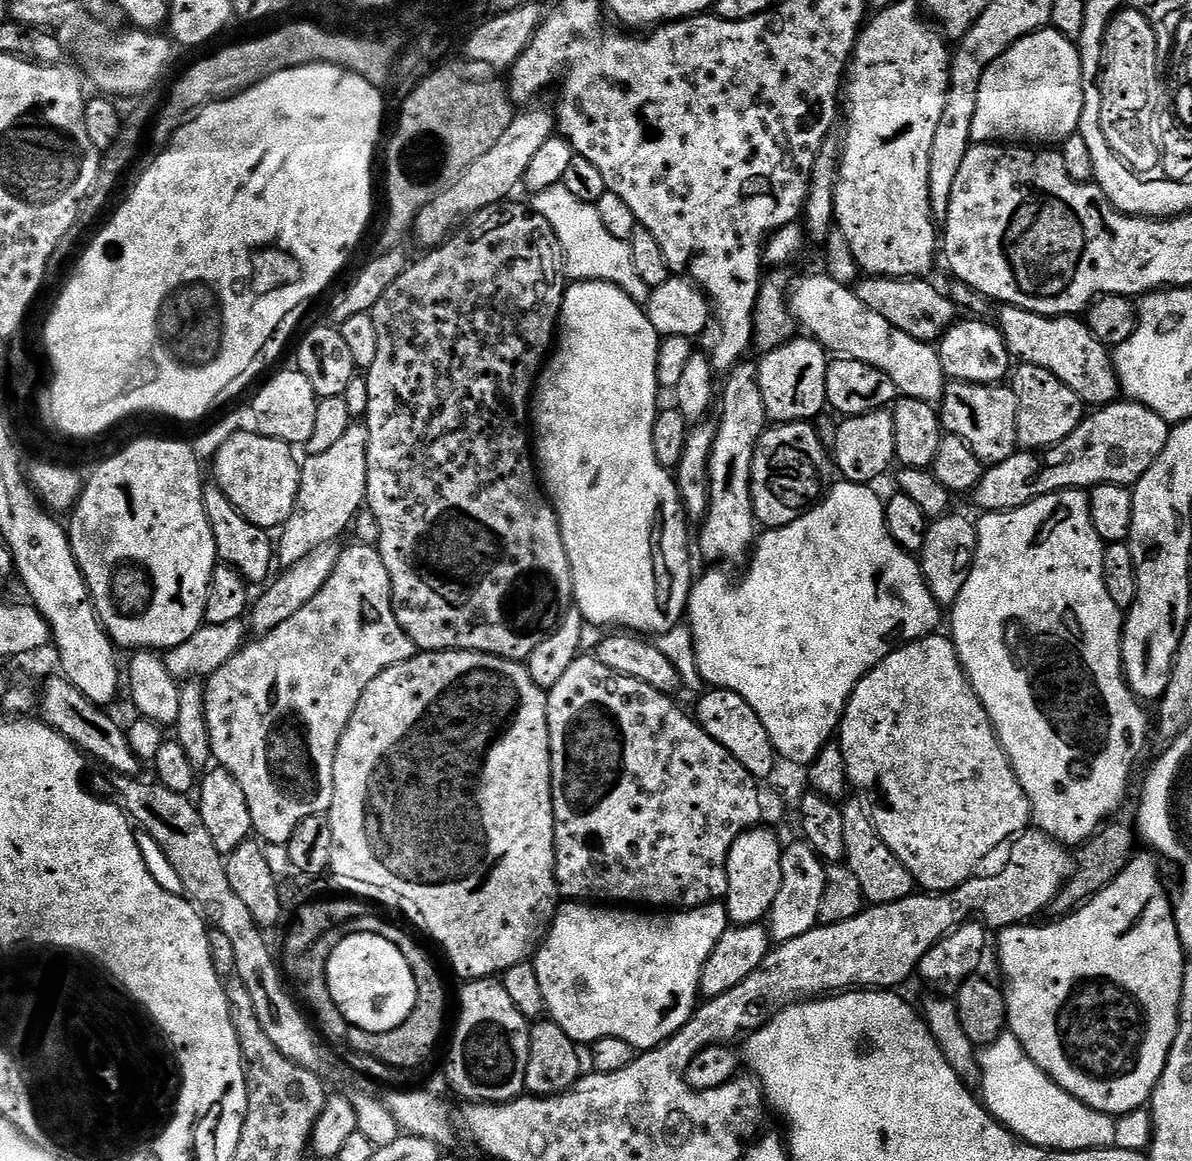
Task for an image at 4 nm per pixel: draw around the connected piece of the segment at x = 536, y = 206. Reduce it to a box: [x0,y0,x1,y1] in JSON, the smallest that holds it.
[531,182,650,306]

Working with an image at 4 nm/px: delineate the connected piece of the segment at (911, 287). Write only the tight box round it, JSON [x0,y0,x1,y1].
[855,276,958,342]

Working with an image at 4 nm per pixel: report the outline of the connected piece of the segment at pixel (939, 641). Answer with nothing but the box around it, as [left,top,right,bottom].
[838,635,1032,894]

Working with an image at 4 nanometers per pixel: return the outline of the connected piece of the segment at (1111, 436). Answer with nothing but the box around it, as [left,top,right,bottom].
[974,402,1169,513]

